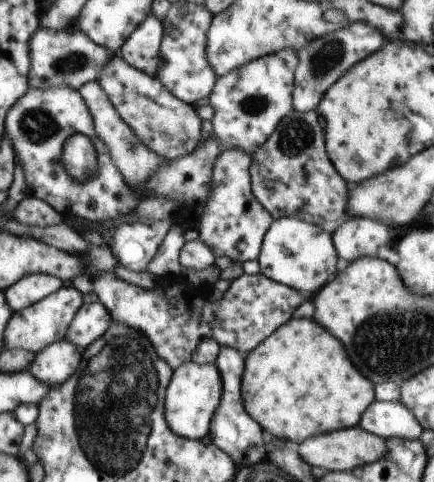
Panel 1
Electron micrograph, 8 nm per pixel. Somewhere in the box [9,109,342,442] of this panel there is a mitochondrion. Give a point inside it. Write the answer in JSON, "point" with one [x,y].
{"point":[296,139]}

